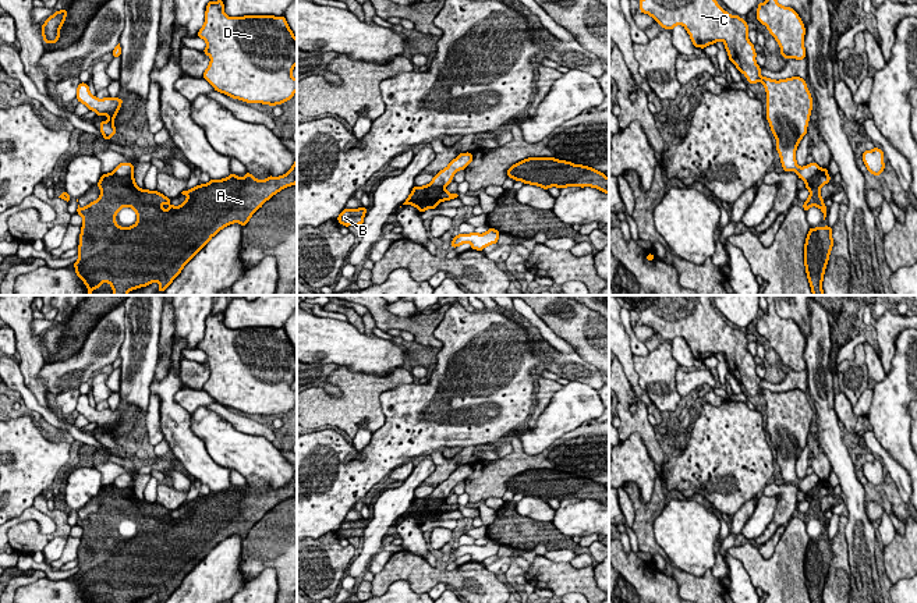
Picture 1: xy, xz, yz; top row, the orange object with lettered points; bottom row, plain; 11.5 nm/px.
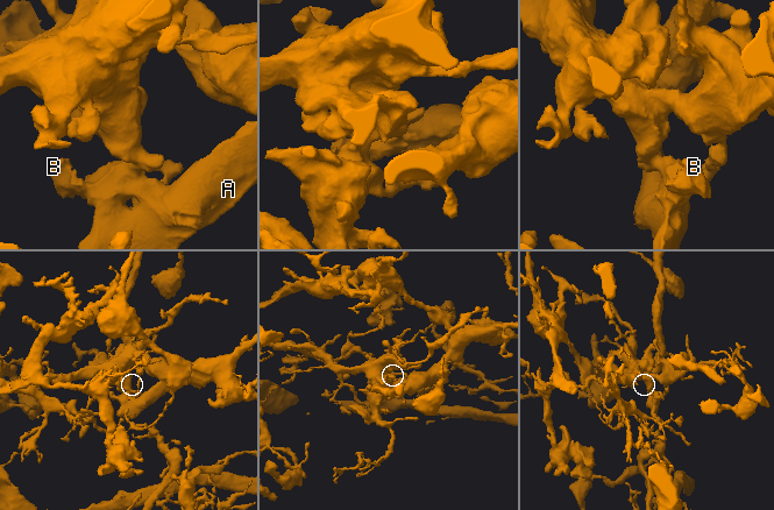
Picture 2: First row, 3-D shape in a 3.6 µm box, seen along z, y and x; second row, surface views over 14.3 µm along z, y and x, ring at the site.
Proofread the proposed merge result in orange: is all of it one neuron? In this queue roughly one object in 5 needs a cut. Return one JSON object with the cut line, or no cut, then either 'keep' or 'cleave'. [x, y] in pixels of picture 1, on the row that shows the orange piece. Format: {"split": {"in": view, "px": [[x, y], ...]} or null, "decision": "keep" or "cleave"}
{"split": {"in": "xy", "px": [[113, 171], [131, 177]]}, "decision": "cleave"}

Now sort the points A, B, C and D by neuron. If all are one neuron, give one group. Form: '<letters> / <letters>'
A B / C D

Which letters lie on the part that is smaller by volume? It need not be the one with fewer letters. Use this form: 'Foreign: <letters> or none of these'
Foreign: A, B

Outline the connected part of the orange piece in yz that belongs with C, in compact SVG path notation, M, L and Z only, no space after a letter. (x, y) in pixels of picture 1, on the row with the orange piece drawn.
M640 0L640 11L651 15L662 28L673 29L683 25L688 32L695 47L707 47L718 40L725 43L725 49L732 61L747 81L753 85L762 82L766 91L766 120L769 121L772 134L776 138L776 150L785 171L796 171L804 182L812 178L821 169L817 163L799 167L796 162L796 149L801 138L807 134L807 125L812 109L812 97L800 77L775 81L760 75L761 67L755 61L754 45L748 40L747 21L739 15L730 15L716 0Z

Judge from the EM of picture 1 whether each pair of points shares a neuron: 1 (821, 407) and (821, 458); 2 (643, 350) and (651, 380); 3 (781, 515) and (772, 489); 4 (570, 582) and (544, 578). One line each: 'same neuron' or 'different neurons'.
1: different neurons
2: different neurons
3: same neuron
4: same neuron

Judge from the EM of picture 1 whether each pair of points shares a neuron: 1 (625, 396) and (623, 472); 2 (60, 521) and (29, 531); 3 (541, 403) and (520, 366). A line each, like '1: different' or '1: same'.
1: different
2: same
3: different

